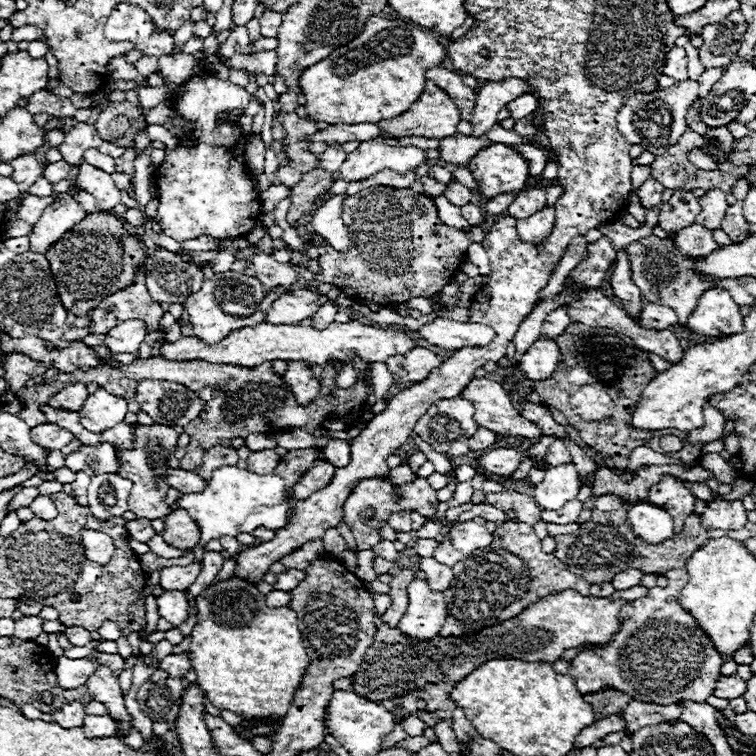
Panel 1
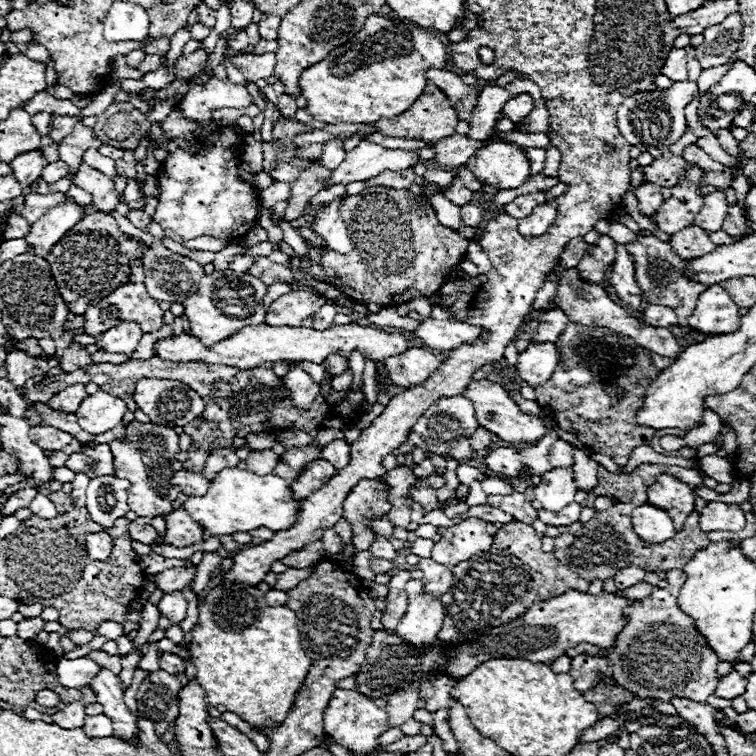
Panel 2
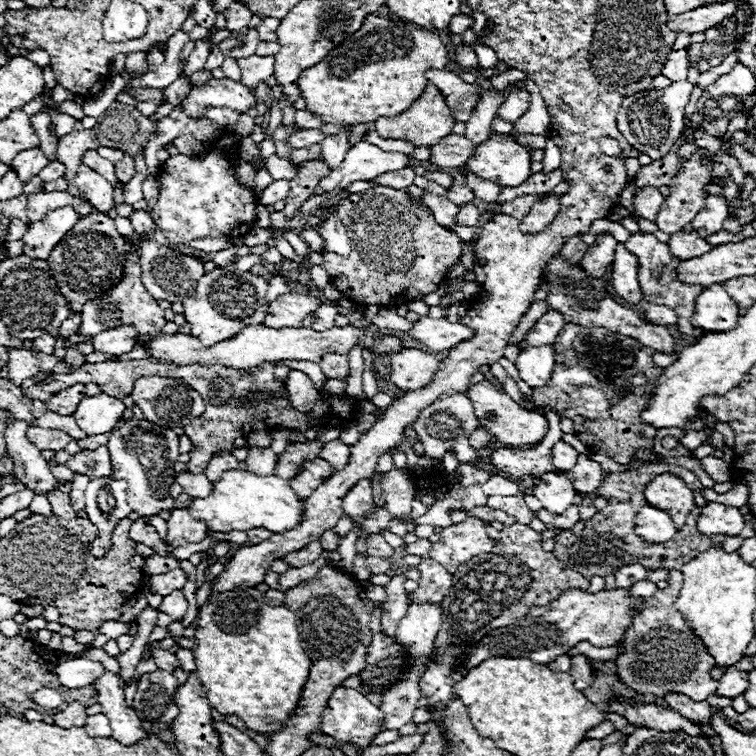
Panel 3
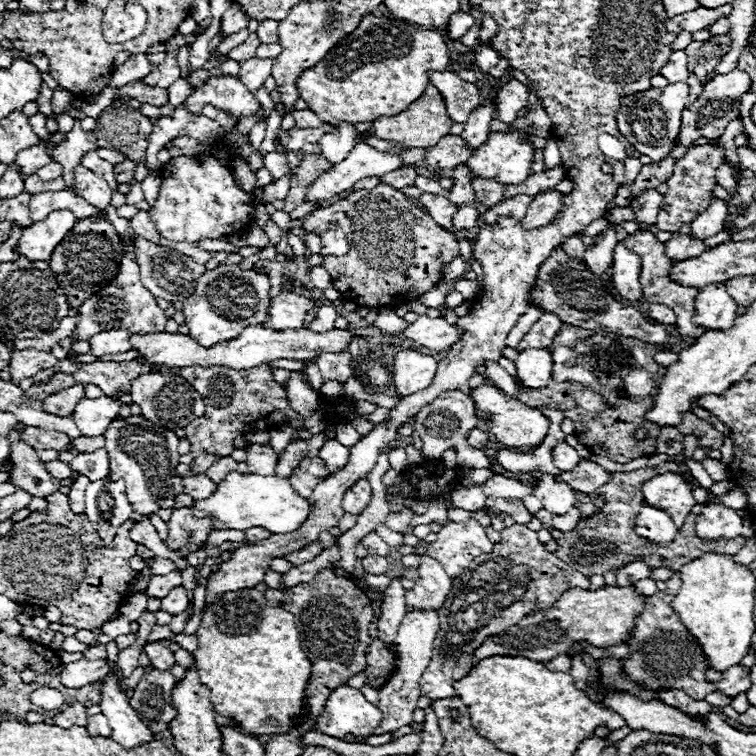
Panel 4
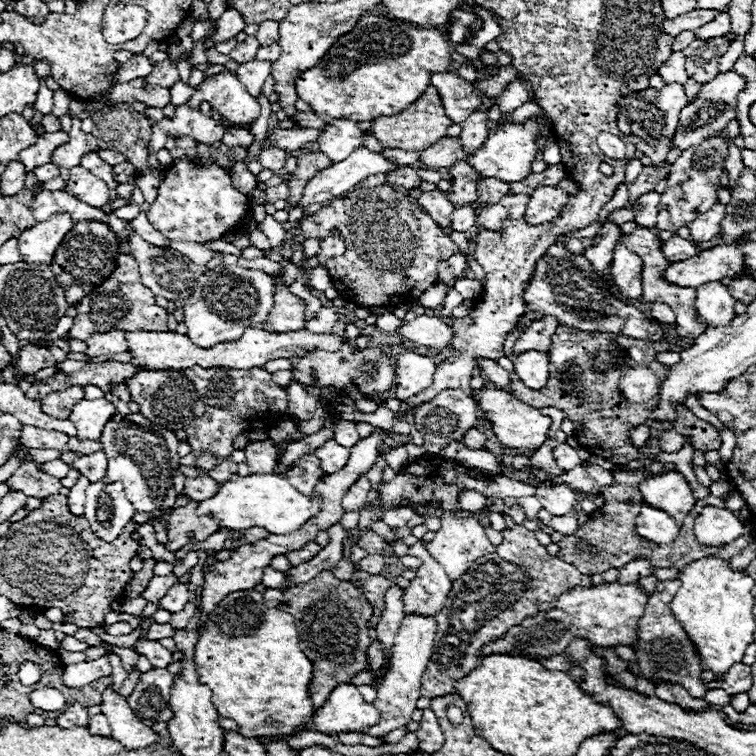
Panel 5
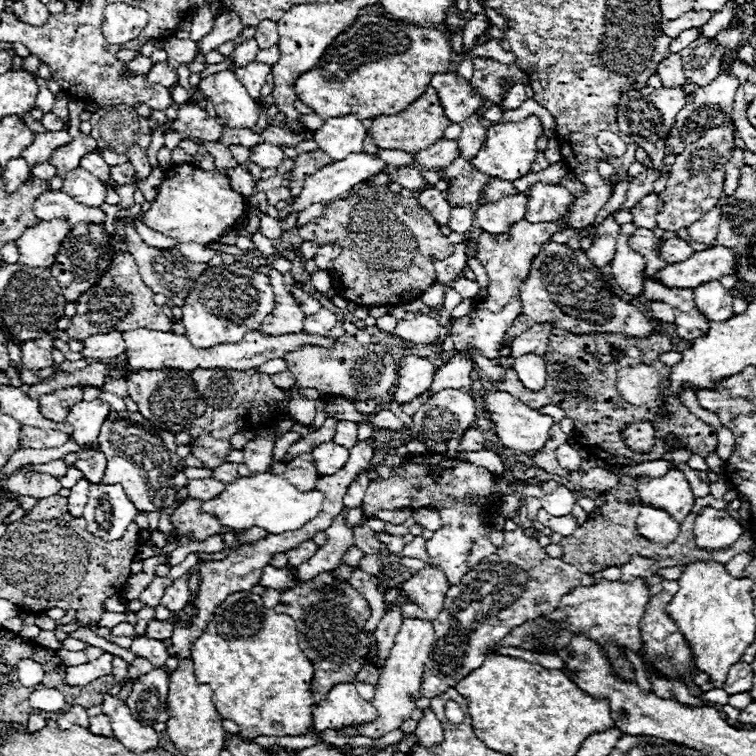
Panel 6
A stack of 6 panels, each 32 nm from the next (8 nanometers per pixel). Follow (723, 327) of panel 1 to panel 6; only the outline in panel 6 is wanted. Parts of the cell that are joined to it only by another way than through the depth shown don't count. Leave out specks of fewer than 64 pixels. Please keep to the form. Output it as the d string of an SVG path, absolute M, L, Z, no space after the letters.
M718 280L702 284L694 292L696 292L696 308L708 322L724 322L732 318L734 298Z

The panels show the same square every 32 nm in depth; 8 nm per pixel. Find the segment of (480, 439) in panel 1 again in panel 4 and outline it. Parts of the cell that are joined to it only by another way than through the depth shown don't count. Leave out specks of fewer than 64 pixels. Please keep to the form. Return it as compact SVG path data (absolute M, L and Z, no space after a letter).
M474 428L470 434L468 434L468 444L472 448L484 448L488 444L488 434L482 430L482 428Z

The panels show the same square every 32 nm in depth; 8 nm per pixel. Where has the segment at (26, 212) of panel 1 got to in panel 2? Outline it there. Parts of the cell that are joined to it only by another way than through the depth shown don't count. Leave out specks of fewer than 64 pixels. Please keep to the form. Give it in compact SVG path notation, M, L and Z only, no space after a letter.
M52 192L52 194L46 194L46 196L40 196L40 194L26 194L24 196L24 212L22 212L22 218L28 222L28 224L34 224L48 208L68 200L66 194L60 194L60 192Z

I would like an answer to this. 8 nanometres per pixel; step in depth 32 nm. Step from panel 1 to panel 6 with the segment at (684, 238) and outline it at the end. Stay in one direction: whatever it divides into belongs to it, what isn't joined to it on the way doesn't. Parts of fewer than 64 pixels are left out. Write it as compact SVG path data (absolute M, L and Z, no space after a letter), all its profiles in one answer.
M682 238L664 240L662 248L660 248L660 256L664 256L664 260L668 260L668 264L684 262L684 260L688 260L694 254L696 254L696 250L686 240L682 240Z

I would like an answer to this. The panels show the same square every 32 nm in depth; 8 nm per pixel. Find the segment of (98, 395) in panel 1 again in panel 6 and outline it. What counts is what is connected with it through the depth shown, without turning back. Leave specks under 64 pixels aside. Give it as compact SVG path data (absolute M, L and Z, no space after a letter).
M82 400L78 404L74 404L74 408L70 410L68 414L68 422L72 424L74 428L74 434L72 438L78 442L78 444L86 444L86 442L96 442L98 434L100 434L100 428L104 424L104 420L108 418L112 406L104 400Z

